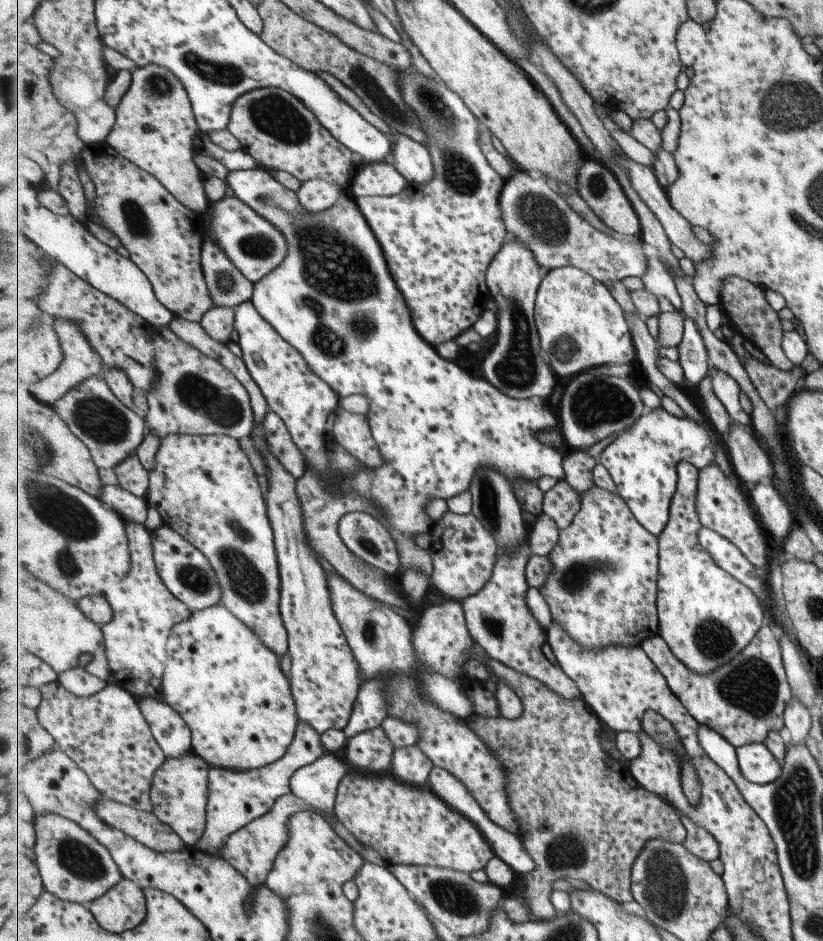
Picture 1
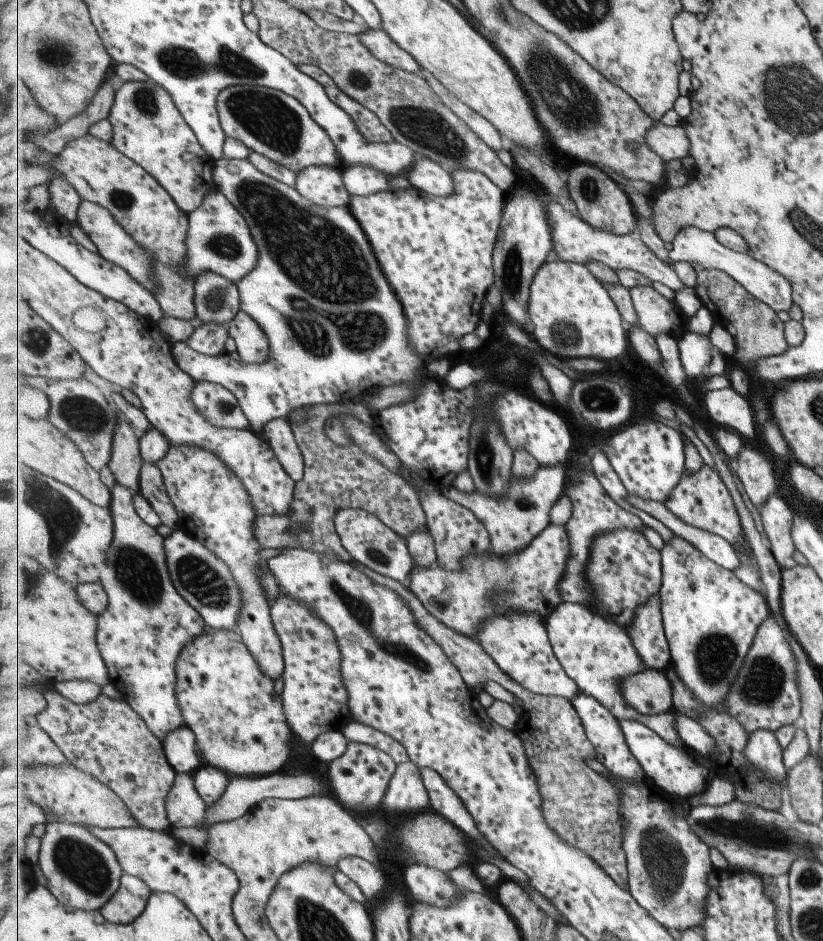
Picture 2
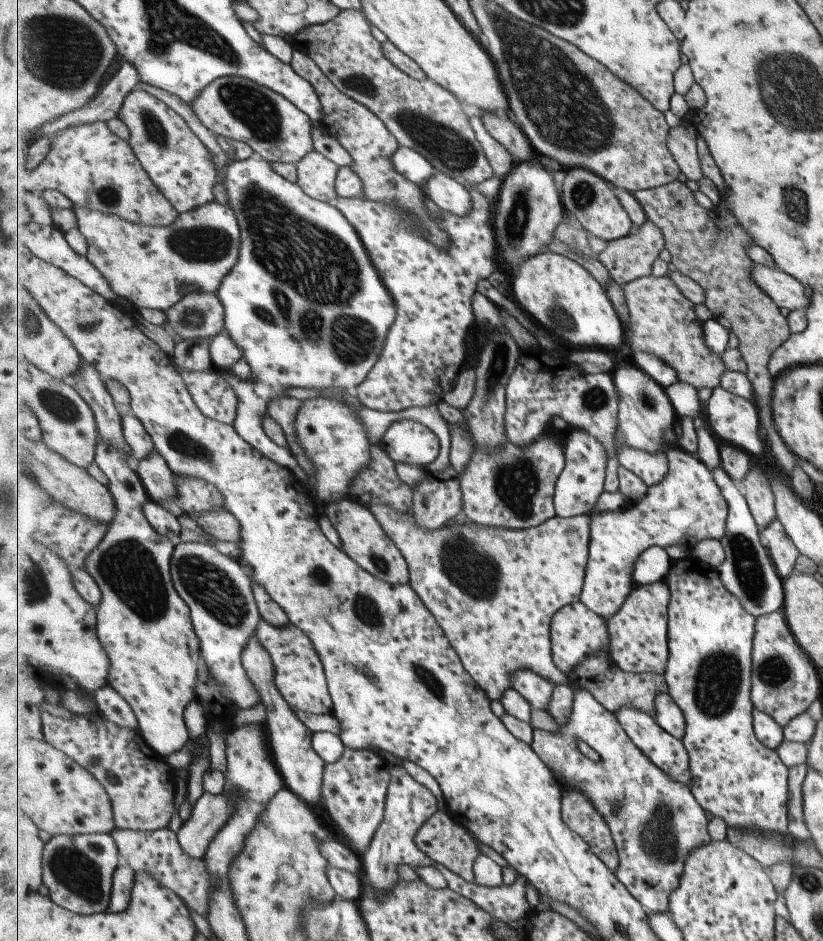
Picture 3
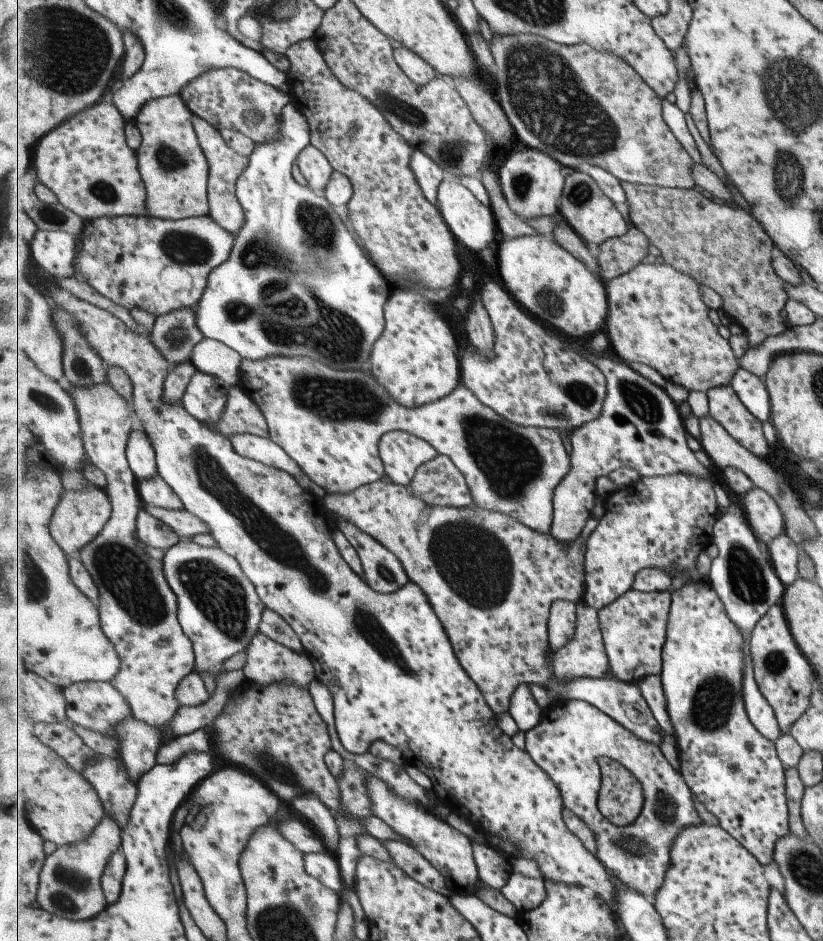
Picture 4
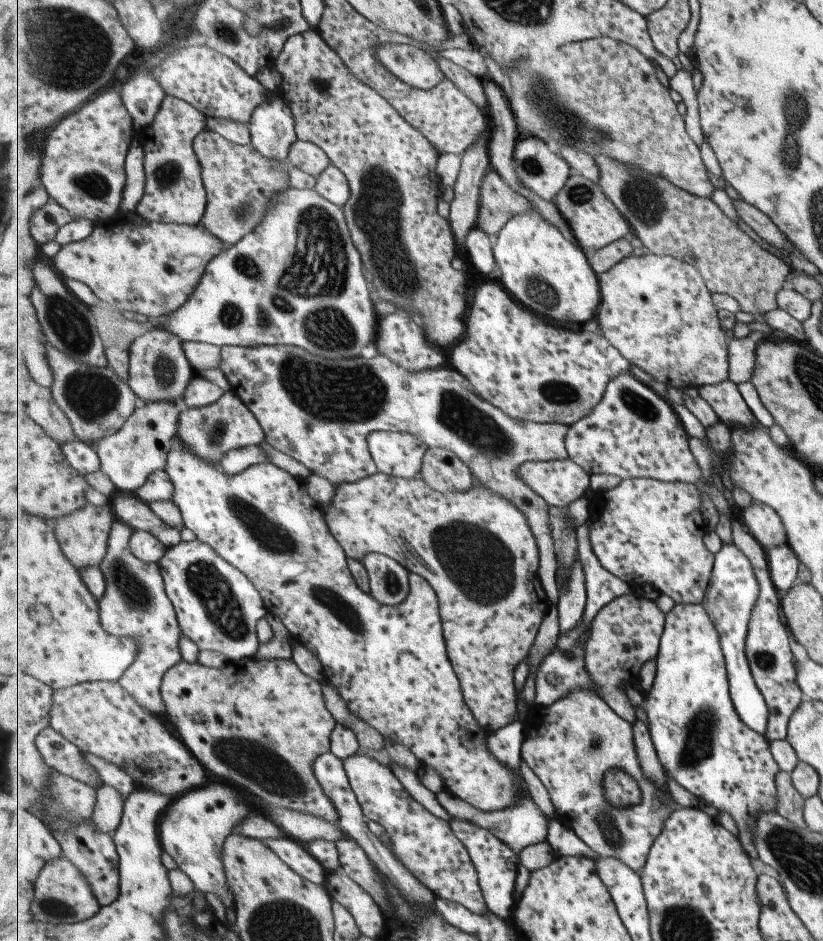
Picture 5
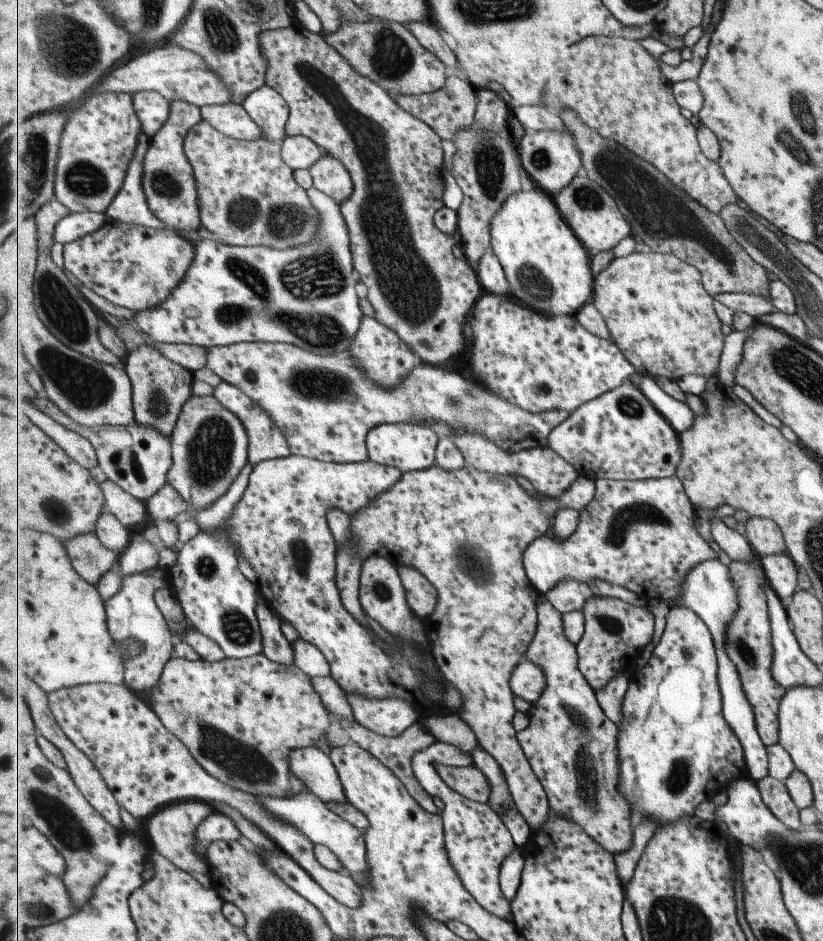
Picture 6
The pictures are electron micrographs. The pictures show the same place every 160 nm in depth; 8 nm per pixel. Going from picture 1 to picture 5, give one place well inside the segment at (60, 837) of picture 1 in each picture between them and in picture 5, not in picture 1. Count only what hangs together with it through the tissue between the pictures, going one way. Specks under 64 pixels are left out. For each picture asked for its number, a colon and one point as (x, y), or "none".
2: (83, 872)
3: (79, 870)
4: (71, 884)
5: (63, 894)

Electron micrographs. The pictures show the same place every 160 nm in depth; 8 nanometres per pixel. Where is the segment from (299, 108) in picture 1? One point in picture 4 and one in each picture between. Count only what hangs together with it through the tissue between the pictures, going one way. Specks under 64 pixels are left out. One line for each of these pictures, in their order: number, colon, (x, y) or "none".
2: (271, 122)
3: (235, 107)
4: (231, 98)

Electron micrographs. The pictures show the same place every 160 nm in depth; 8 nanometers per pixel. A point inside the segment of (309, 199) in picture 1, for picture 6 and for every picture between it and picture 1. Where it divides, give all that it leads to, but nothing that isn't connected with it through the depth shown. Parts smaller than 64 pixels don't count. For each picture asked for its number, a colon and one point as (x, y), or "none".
2: (324, 186)
3: (317, 174)
4: (315, 165)
5: (310, 157)
6: (300, 152)

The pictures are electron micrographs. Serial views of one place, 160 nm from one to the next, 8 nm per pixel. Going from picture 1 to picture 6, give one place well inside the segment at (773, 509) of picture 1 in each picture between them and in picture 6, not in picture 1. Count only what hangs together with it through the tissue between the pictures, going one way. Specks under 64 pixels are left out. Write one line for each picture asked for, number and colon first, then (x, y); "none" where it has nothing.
2: (776, 518)
3: (782, 551)
4: (783, 552)
5: (783, 563)
6: (780, 571)

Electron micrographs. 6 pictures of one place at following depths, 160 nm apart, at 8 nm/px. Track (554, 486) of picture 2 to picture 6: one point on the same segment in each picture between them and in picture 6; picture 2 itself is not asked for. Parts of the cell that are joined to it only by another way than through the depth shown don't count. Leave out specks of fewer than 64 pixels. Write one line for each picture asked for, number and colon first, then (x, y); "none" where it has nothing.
3: (514, 488)
4: (331, 422)
5: (321, 412)
6: (326, 405)

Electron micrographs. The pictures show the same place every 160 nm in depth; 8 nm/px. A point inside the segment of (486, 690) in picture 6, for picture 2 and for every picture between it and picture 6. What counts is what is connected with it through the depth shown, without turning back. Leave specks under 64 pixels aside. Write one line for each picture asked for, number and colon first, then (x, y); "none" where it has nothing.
2: (530, 581)
3: (495, 592)
4: (492, 580)
5: (477, 550)

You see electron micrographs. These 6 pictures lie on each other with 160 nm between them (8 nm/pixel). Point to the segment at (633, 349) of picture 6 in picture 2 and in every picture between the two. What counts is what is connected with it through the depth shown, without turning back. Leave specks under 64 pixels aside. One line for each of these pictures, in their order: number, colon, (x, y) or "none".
2: (657, 315)
3: (663, 321)
4: (658, 317)
5: (658, 311)

